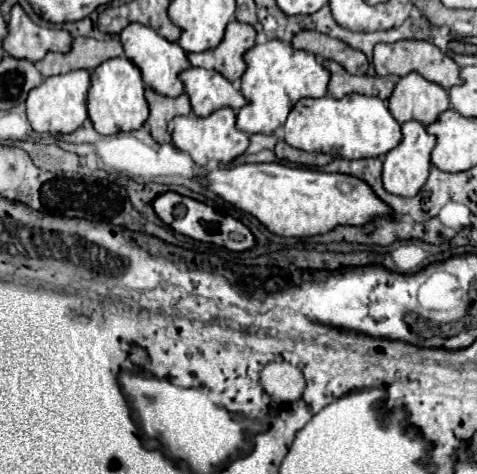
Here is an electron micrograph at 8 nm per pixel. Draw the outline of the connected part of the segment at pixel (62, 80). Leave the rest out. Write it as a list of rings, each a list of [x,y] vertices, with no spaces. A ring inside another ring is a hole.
[[[70,71],[64,75],[48,77],[40,87],[32,89],[26,99],[28,109],[28,121],[36,133],[52,133],[52,135],[66,135],[74,133],[88,121],[88,99],[90,89],[90,71]]]

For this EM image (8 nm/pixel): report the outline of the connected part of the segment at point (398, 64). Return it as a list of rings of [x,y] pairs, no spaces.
[[[402,39],[396,43],[380,43],[374,47],[374,67],[378,75],[398,75],[404,77],[412,71],[420,73],[424,79],[442,85],[444,89],[450,89],[454,85],[460,85],[460,67],[452,57],[442,53],[434,43],[430,41],[416,41],[416,39]]]

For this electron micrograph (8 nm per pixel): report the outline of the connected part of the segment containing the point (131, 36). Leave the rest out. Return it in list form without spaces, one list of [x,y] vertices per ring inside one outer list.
[[[130,23],[120,33],[120,41],[122,41],[122,47],[124,47],[124,55],[132,63],[136,63],[136,67],[140,67],[142,79],[150,89],[154,89],[156,93],[166,95],[166,97],[178,97],[178,95],[184,93],[184,83],[178,79],[178,75],[182,71],[186,71],[190,67],[190,63],[188,63],[184,49],[178,43],[164,39],[152,27],[146,27],[146,25],[140,25],[140,23]]]

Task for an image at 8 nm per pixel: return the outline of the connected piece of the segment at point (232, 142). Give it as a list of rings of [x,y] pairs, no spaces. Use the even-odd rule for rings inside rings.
[[[230,107],[218,109],[218,111],[210,113],[208,117],[196,117],[196,115],[174,117],[172,123],[174,123],[172,143],[180,151],[186,151],[194,159],[194,163],[200,167],[208,165],[210,161],[230,163],[248,149],[248,133],[236,129],[236,115]]]

